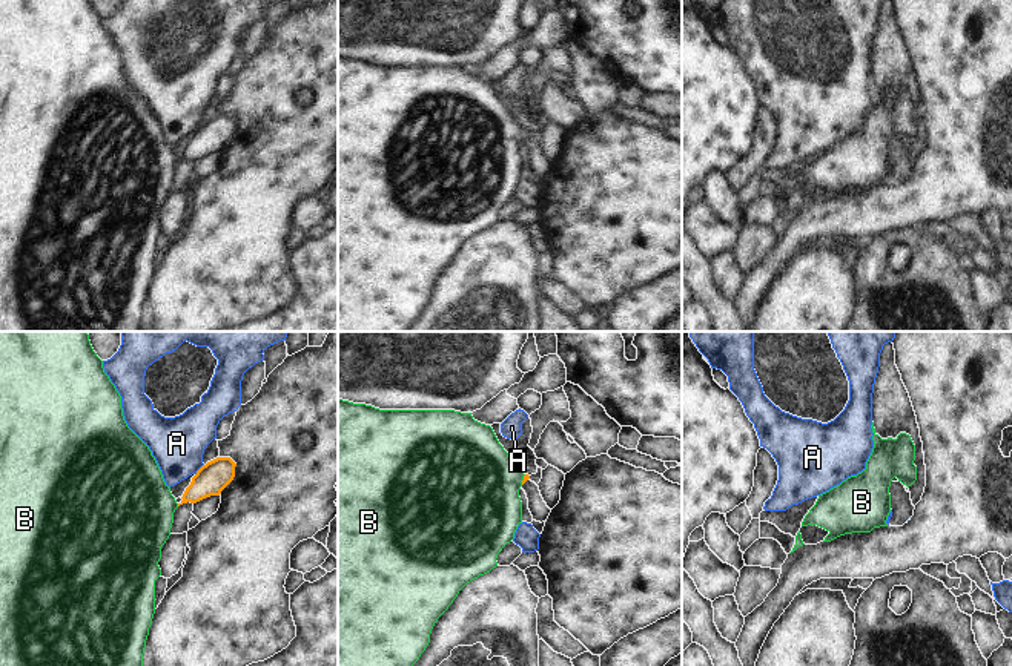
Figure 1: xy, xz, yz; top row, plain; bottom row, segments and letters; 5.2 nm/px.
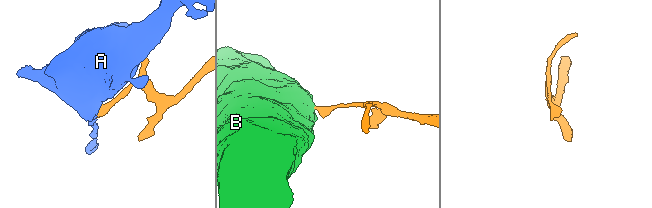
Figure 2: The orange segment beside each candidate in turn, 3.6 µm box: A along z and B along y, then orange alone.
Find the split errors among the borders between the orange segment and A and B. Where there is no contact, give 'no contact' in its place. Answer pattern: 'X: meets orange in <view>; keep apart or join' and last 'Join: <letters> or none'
A: meets orange in xy; keep apart
B: meets orange in xz; join
Join: B

